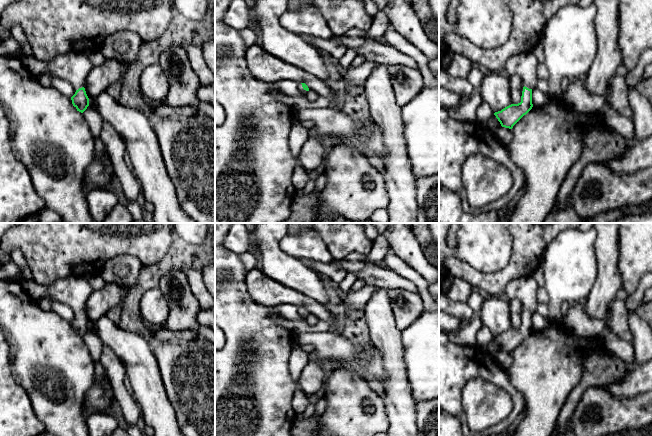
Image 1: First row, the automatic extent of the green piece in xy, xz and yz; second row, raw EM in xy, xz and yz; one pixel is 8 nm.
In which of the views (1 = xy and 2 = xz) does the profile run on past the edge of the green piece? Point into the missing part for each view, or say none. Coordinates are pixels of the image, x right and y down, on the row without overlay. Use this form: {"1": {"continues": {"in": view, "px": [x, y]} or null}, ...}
{"1": {"continues": {"in": "xy", "px": [74, 291]}}, "2": {"continues": {"in": "xz", "px": [300, 311]}}}

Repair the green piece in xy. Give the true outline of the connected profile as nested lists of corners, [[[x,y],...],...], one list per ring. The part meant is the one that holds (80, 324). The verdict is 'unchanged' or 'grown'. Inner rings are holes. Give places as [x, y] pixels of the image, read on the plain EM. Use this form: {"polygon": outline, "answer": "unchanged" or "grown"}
{"polygon": [[[69,276],[58,279],[49,286],[38,284],[34,279],[28,279],[21,285],[37,301],[42,297],[51,297],[69,305],[76,314],[71,321],[73,330],[81,337],[87,333],[89,322],[84,312],[84,305],[94,290],[86,278]]], "answer": "grown"}

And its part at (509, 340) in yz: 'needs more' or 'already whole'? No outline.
needs more

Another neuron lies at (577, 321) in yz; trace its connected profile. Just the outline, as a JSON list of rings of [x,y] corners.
[[[584,302],[570,305],[562,319],[572,333],[585,338],[600,337],[606,327],[605,320],[590,317],[585,313]]]

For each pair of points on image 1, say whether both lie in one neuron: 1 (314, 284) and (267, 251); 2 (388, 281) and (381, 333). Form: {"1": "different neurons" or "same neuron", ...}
{"1": "same neuron", "2": "different neurons"}

